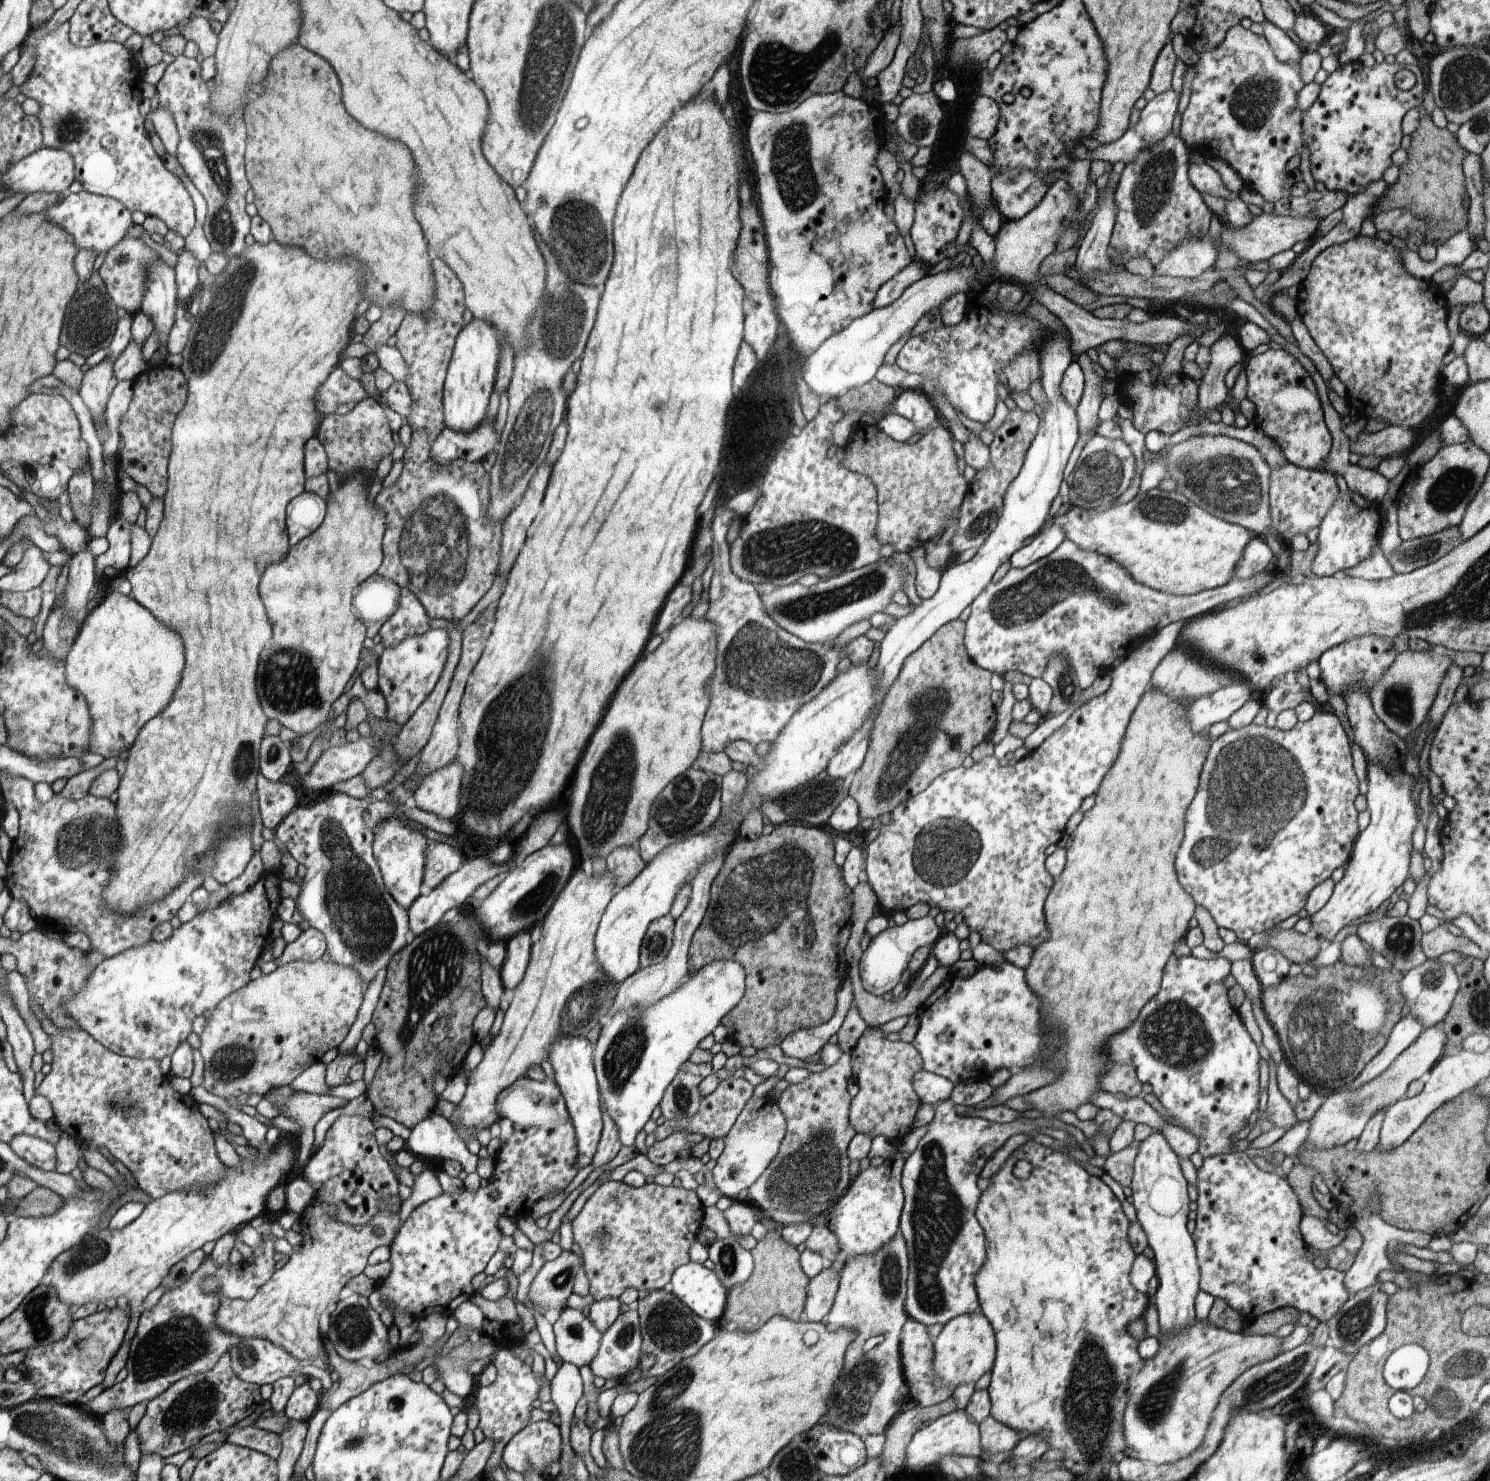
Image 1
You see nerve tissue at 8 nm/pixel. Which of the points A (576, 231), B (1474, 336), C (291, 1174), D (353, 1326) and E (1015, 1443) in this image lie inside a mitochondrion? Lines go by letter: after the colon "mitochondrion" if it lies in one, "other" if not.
A: mitochondrion
B: other
C: other
D: mitochondrion
E: other

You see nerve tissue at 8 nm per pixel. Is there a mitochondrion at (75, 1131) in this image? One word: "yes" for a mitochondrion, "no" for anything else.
no

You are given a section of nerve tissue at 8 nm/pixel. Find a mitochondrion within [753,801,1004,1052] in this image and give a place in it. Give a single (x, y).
(943, 852)

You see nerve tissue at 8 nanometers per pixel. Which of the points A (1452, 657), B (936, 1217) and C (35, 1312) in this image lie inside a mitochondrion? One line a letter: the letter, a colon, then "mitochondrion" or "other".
A: other
B: mitochondrion
C: mitochondrion

